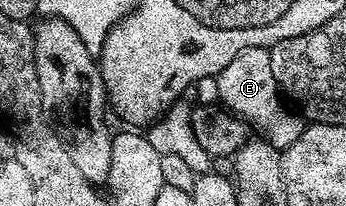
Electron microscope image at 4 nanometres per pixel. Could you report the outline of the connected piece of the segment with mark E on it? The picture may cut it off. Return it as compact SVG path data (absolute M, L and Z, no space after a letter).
M246 48L245 51L235 56L232 63L227 64L219 74L216 74L217 97L223 101L222 105L236 116L246 121L252 128L259 128L258 133L264 140L268 140L272 146L282 151L291 146L297 138L303 134L305 128L304 118L293 109L287 109L288 104L284 101L279 85L273 78L271 53L268 48Z

